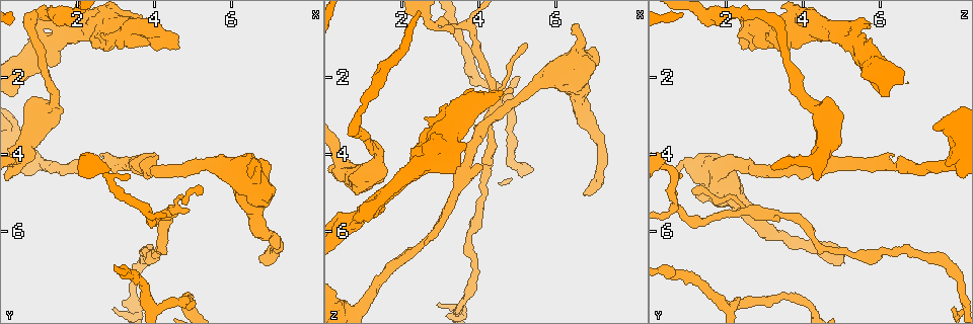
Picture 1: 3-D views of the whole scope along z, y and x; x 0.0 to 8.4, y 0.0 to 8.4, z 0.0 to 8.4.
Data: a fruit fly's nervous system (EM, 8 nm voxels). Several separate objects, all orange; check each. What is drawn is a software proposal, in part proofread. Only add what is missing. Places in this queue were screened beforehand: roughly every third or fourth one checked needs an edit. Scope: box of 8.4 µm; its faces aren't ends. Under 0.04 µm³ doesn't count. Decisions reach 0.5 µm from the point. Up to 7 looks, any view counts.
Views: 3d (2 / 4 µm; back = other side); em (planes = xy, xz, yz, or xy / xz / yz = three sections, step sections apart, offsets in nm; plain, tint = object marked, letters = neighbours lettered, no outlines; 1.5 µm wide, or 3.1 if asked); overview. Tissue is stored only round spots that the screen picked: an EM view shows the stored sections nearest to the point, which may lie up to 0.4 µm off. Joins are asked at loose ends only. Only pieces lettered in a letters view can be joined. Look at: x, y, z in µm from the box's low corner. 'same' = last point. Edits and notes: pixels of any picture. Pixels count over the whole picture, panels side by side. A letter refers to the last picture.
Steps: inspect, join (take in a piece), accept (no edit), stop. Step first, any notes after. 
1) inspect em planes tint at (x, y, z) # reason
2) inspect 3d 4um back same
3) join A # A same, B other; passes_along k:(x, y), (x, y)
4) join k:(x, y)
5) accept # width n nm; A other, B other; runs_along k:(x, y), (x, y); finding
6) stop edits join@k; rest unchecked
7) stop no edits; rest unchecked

inspect em planes letters at (5.10, 7.85, 2.00) # an open end

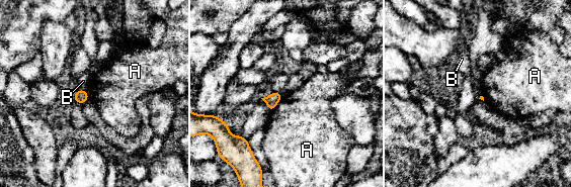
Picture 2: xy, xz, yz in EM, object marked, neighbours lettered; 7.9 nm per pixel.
accept # A other, B other; border 2:(282, 95), (270, 112); none of them fits

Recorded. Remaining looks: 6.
inspect 3d 4um at (5.25, 4.95, 1.10) # tapers out

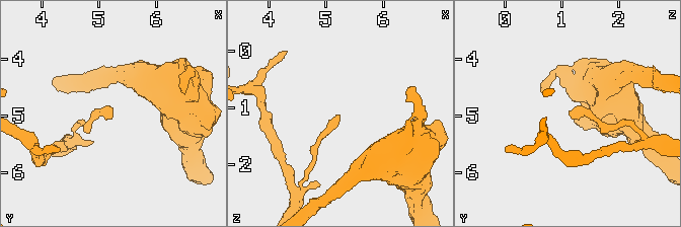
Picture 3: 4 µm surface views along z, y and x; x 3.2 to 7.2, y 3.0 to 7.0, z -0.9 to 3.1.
inspect em planes plain at (5.30, 4.95, 1.15) # now the EM

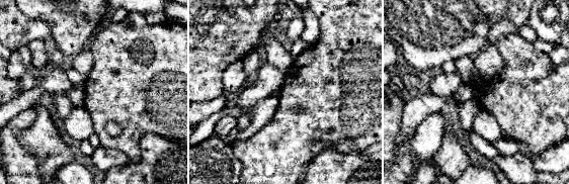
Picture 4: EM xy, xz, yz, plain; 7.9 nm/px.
inspect em planes letters same

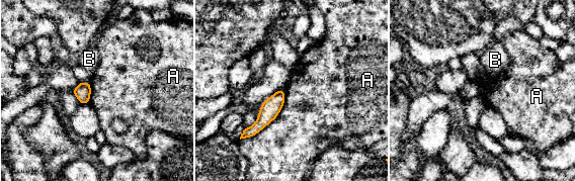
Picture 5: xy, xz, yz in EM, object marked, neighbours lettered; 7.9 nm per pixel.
accept # width 120 nm; A other, B other; runs_along 5:(281, 91), (264, 118), (250, 133); no lettered piece goes on from it

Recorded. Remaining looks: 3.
inspect 3d 4um at (0.75, 0.60, 5.65) # free end

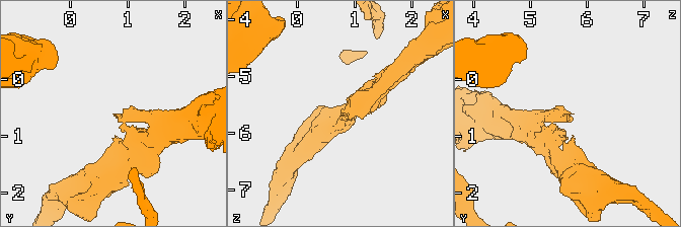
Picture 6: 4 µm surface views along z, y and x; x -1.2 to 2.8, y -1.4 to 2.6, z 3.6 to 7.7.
inspect em planes letters at (0.70, 0.55, 5.65)

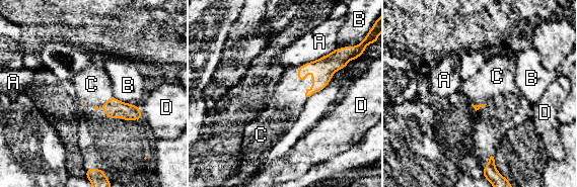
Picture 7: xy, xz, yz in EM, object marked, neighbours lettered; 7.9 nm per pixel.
join C # A other, B other, C same, D other; passes_along 7:(114, 108), (107, 100), (91, 84); it goes on there

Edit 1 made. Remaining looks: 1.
stop edits join@7; rest unchecked

